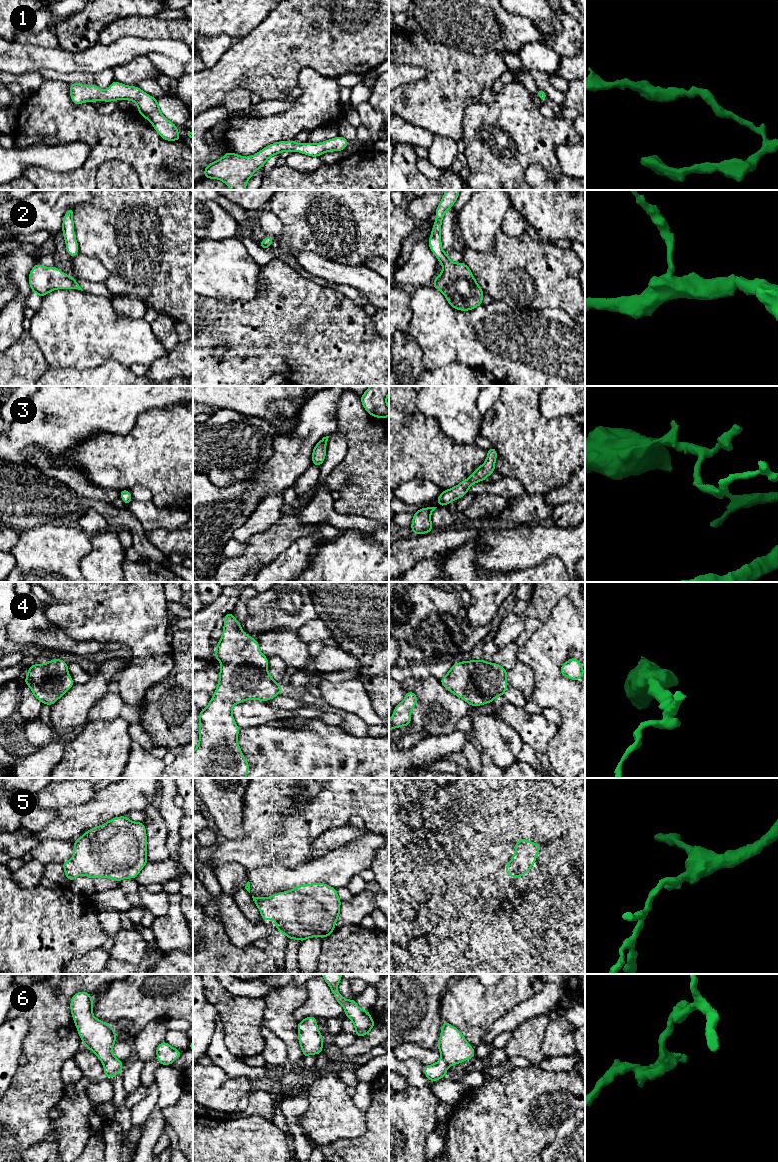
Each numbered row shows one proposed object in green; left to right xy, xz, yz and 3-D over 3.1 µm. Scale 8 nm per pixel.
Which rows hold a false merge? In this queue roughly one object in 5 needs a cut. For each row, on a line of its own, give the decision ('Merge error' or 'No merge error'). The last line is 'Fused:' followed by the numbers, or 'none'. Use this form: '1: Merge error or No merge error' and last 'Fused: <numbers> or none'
1: No merge error
2: No merge error
3: No merge error
4: No merge error
5: No merge error
6: No merge error
Fused: none

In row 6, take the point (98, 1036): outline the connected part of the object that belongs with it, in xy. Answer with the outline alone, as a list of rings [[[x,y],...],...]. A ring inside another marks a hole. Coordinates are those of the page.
[[[86,991],[73,995],[70,1002],[72,1018],[83,1045],[103,1063],[104,1075],[111,1079],[120,1074],[123,1062],[113,1053],[117,1035],[113,1027],[93,1016],[93,998]]]

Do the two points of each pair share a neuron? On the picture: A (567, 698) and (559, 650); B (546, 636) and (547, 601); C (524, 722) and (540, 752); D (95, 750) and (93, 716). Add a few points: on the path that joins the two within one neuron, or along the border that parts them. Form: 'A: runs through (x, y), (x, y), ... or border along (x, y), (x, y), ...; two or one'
A: runs through (555, 686), (554, 662); one
B: border along (560, 599), (556, 602), (549, 616), (530, 635); two
C: runs through (531, 729), (538, 736), (539, 745); one
D: border along (116, 717), (110, 721), (88, 722); two

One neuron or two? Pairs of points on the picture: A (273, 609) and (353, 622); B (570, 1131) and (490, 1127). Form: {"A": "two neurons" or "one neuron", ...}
{"A": "two neurons", "B": "two neurons"}

